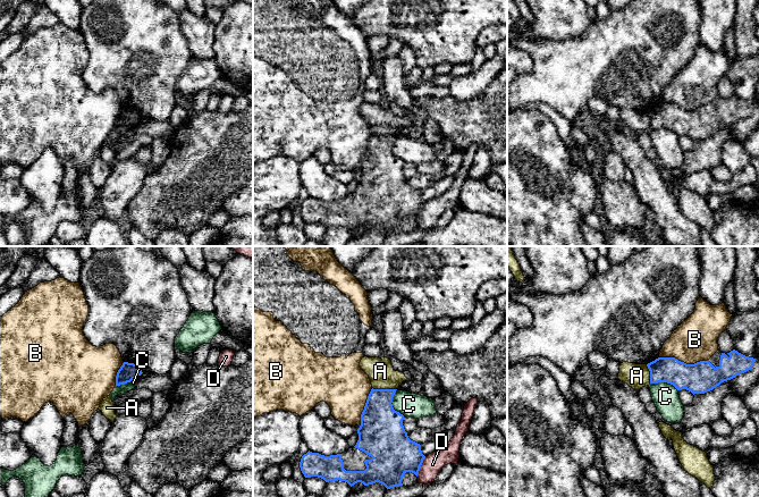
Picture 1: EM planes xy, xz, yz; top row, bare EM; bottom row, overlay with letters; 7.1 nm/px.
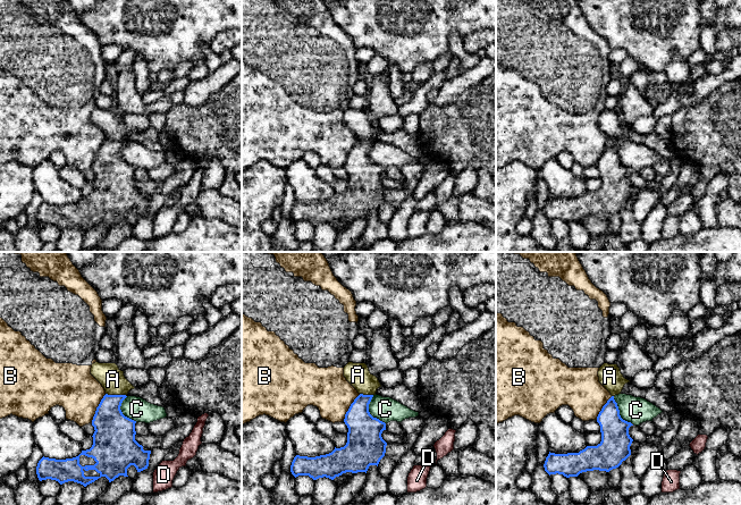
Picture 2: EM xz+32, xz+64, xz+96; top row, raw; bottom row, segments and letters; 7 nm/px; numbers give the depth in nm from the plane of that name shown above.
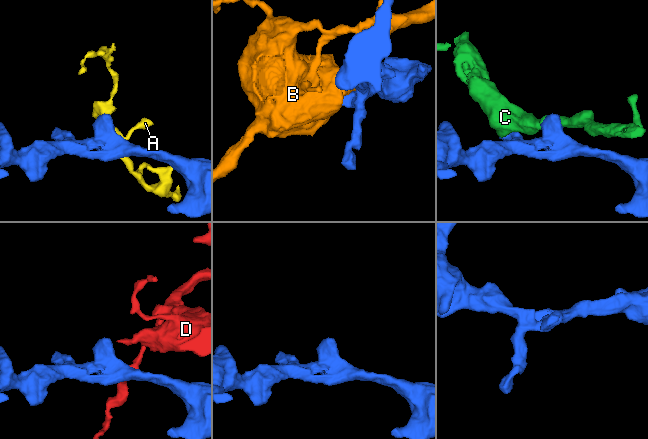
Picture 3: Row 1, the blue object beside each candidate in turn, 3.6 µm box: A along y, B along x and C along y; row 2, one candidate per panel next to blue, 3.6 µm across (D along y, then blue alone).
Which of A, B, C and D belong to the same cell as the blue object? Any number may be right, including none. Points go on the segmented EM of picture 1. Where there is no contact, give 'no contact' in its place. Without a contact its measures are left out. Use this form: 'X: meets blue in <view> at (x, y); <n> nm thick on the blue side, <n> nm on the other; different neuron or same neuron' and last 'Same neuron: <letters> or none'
A: meets blue in xz at (384, 389); 280 nm thick on the blue side, 190 nm on the other; same neuron
B: meets blue in yz at (683, 362); 220 nm thick on the blue side, 300 nm on the other; different neuron
C: meets blue in xz at (391, 404); 340 nm thick on the blue side, 170 nm on the other; different neuron
D: meets blue in xz at (420, 466); 320 nm thick on the blue side, 140 nm on the other; different neuron
Same neuron: A

